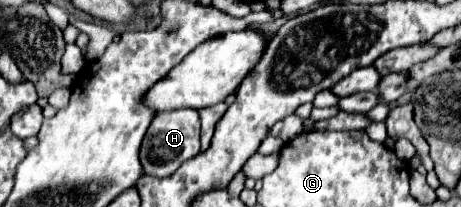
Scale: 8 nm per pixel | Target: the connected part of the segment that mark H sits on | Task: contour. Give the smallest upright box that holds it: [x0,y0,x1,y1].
[140,108,200,178]

